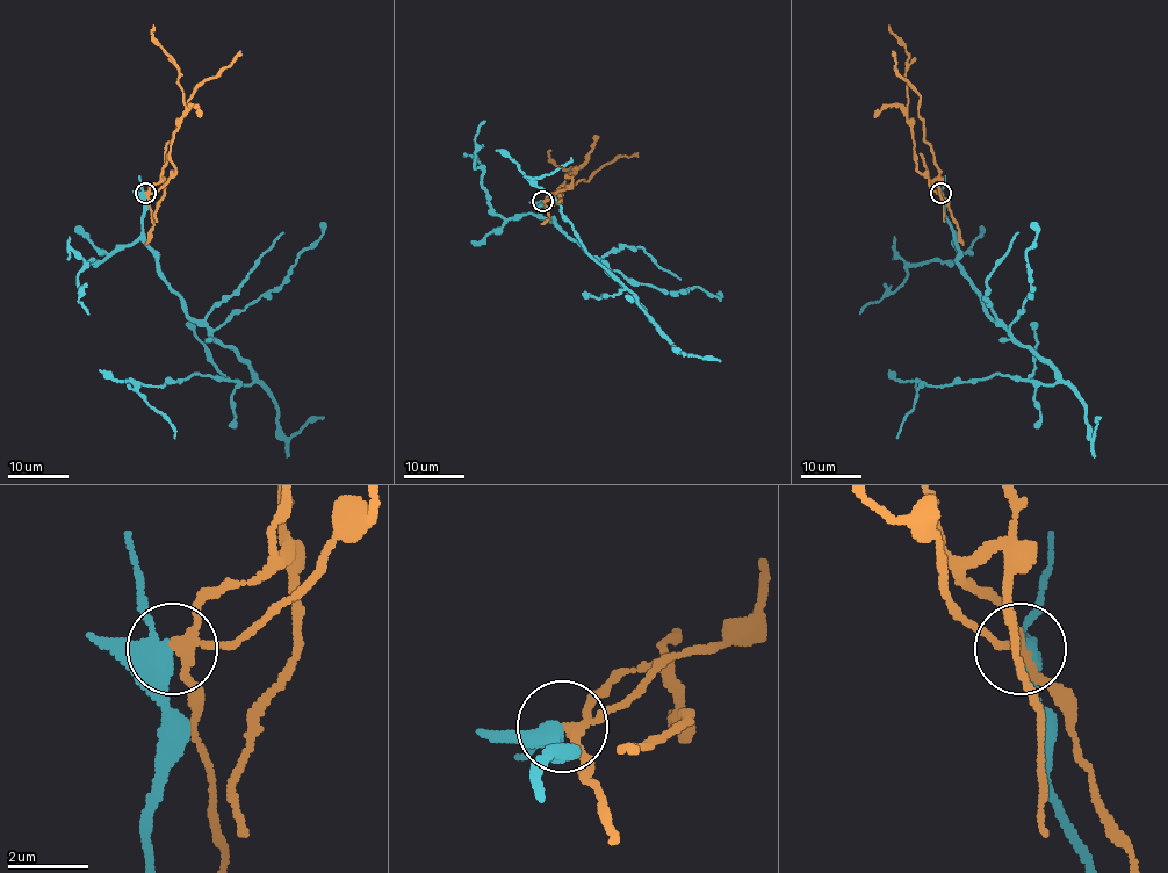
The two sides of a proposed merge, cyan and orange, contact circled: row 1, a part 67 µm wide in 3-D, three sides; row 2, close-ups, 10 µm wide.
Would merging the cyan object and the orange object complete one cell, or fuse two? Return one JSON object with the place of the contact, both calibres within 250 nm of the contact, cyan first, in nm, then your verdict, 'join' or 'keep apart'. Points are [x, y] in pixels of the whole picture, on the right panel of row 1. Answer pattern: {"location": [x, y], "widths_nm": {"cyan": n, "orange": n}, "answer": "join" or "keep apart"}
{"location": [941, 193], "widths_nm": {"cyan": 320, "orange": 180}, "answer": "keep apart"}

